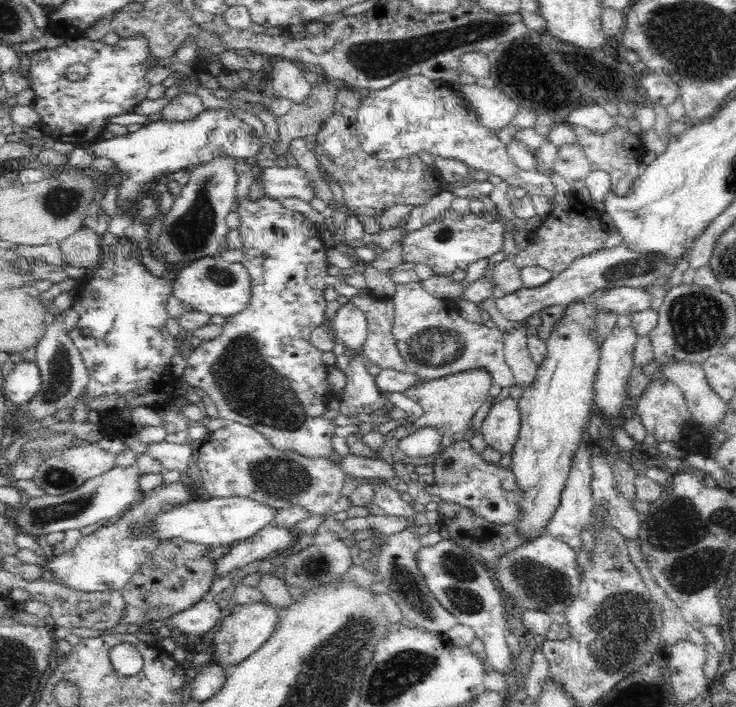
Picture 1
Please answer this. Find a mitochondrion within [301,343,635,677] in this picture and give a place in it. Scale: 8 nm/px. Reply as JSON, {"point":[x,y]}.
{"point":[463,593]}

